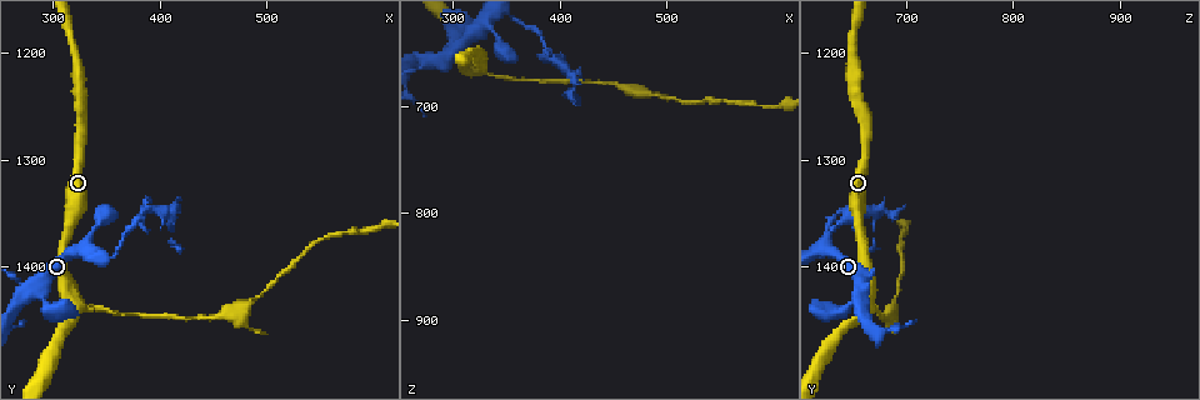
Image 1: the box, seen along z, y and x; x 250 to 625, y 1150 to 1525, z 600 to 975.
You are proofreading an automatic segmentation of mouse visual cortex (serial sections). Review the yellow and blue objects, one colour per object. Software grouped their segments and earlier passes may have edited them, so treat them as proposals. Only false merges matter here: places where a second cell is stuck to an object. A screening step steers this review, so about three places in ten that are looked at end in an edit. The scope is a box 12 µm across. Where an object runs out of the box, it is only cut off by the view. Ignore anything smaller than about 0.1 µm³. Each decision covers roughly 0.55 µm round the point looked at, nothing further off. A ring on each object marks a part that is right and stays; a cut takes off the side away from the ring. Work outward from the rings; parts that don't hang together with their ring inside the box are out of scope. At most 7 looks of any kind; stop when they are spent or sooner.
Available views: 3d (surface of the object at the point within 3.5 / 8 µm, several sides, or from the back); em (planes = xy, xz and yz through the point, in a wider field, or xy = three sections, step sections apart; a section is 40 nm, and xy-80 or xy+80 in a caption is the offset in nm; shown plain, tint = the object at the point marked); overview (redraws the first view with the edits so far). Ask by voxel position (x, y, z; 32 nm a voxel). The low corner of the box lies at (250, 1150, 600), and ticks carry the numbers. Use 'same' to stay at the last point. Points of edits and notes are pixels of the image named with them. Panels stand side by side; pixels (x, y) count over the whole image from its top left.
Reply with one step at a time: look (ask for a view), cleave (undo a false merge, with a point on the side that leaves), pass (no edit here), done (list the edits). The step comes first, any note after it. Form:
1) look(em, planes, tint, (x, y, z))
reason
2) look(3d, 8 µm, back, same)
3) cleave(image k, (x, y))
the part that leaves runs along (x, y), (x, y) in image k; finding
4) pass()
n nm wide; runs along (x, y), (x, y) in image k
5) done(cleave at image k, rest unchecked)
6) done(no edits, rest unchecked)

look(3d, 8 µm, (326, 1384, 626))
three arms meet

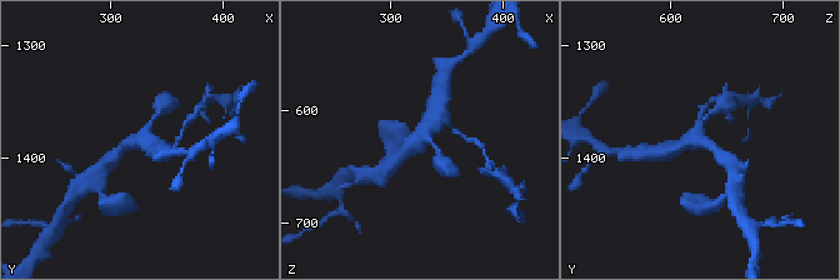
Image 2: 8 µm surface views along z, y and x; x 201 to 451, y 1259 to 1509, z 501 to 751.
look(3d, 3.5 µm, back, (326, 1386, 624))
closer look

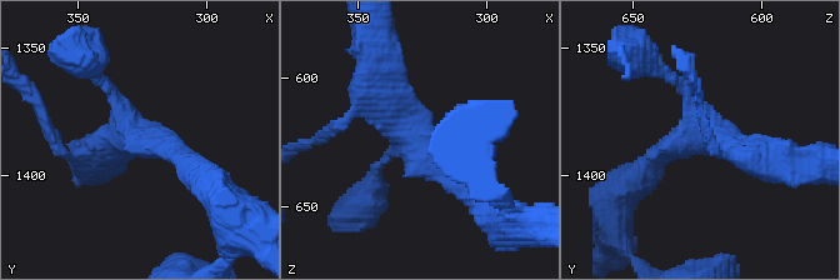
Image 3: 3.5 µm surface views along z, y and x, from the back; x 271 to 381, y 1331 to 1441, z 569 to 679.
look(em, xy, step 3, tint, (328, 1385, 625))
3 arms; arms of 150, 300, 400 nm; shape alone is not enough

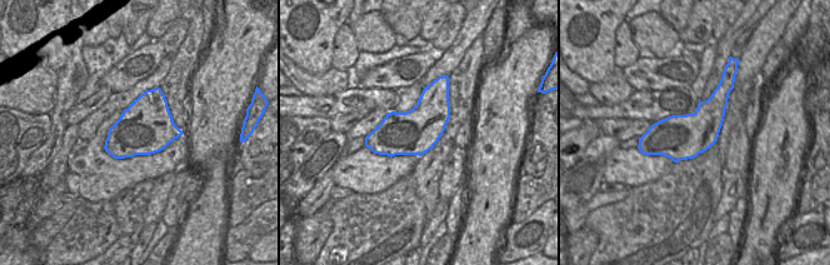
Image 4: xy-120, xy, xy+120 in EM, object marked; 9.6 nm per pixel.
pass()
runs along (474, 191), (370, 95), (359, 105) in image 3; all the same cell

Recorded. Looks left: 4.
look(3d, 3.5 µm, (320, 1434, 664))
three arms meet

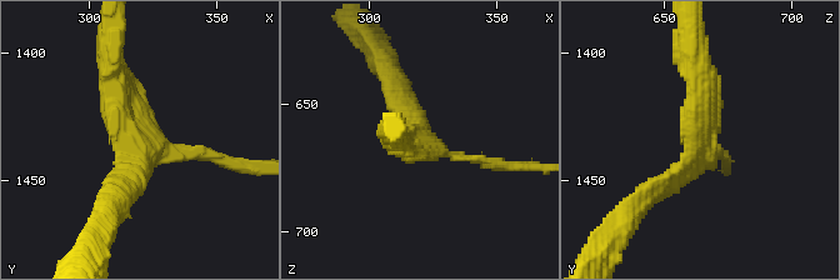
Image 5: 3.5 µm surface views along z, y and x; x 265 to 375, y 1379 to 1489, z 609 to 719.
look(em, xy, step 2, plain, (318, 1434, 663))

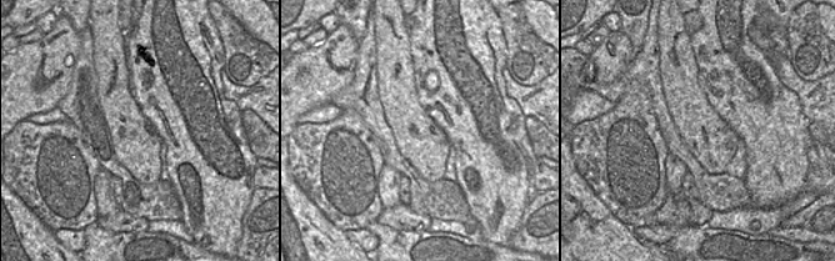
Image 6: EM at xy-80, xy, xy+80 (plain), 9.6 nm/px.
look(em, xy, step 2, tint, same)
where the object lies

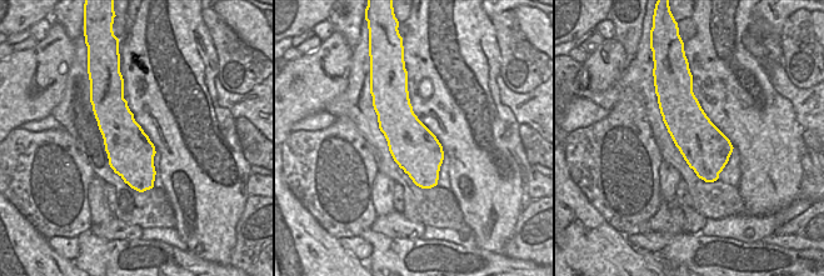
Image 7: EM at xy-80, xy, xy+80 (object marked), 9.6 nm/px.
pass()
460 nm wide; runs along (698, 64), (700, 140), (646, 194) in image 5; all the same cell

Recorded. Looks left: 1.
done(no edits, rest unchecked)

